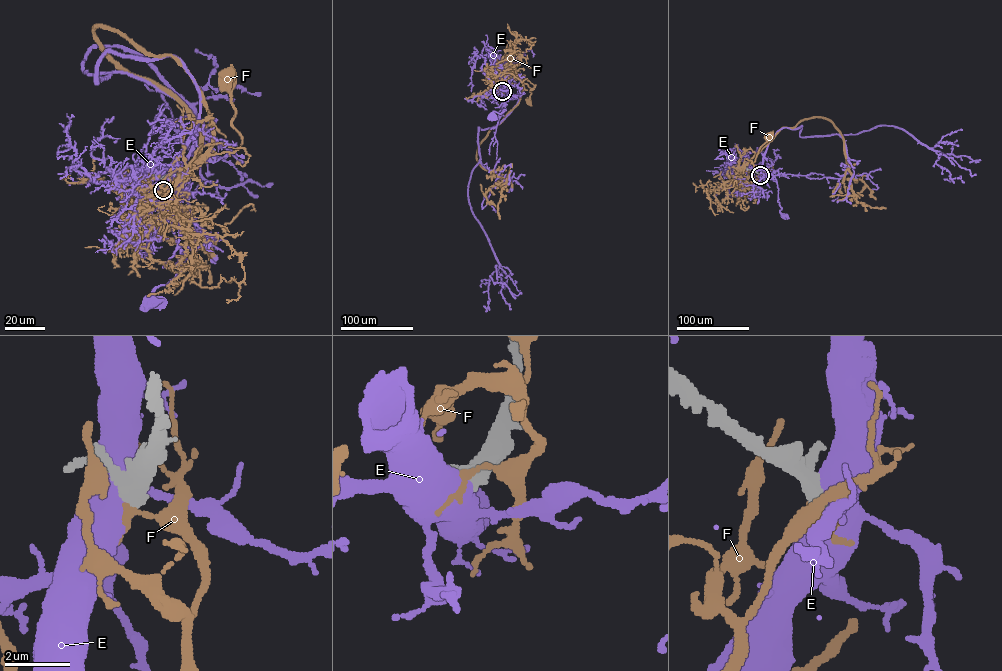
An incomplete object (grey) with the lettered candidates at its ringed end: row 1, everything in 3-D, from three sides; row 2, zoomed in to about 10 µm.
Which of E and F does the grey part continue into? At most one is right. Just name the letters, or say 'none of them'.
none of them

